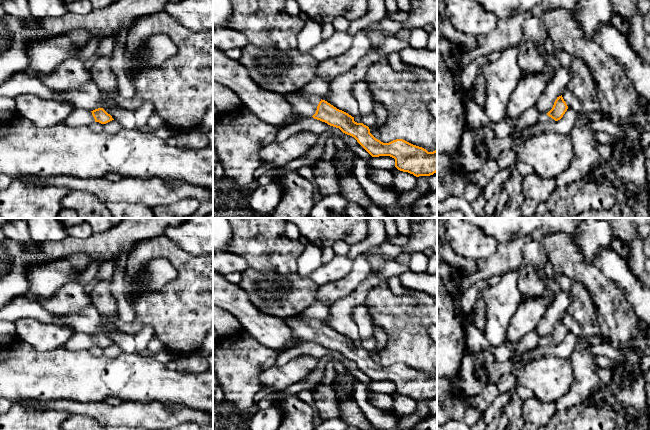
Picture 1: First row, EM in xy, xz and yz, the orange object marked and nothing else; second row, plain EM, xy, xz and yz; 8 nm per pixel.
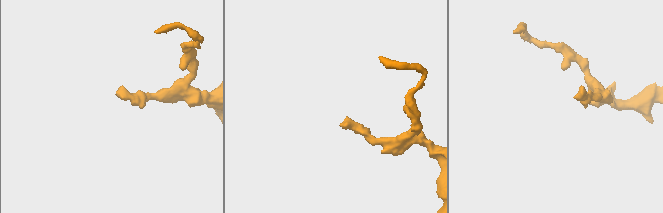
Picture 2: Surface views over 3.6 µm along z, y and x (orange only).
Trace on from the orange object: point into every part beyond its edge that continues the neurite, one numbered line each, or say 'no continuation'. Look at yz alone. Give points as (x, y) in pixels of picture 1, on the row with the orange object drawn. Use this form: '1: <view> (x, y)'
1: yz (543, 118)

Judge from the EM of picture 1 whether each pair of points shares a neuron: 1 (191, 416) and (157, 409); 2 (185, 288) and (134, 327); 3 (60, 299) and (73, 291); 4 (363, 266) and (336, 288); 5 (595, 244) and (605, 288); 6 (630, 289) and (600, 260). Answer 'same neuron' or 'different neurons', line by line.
1: same neuron
2: same neuron
3: same neuron
4: same neuron
5: different neurons
6: same neuron

